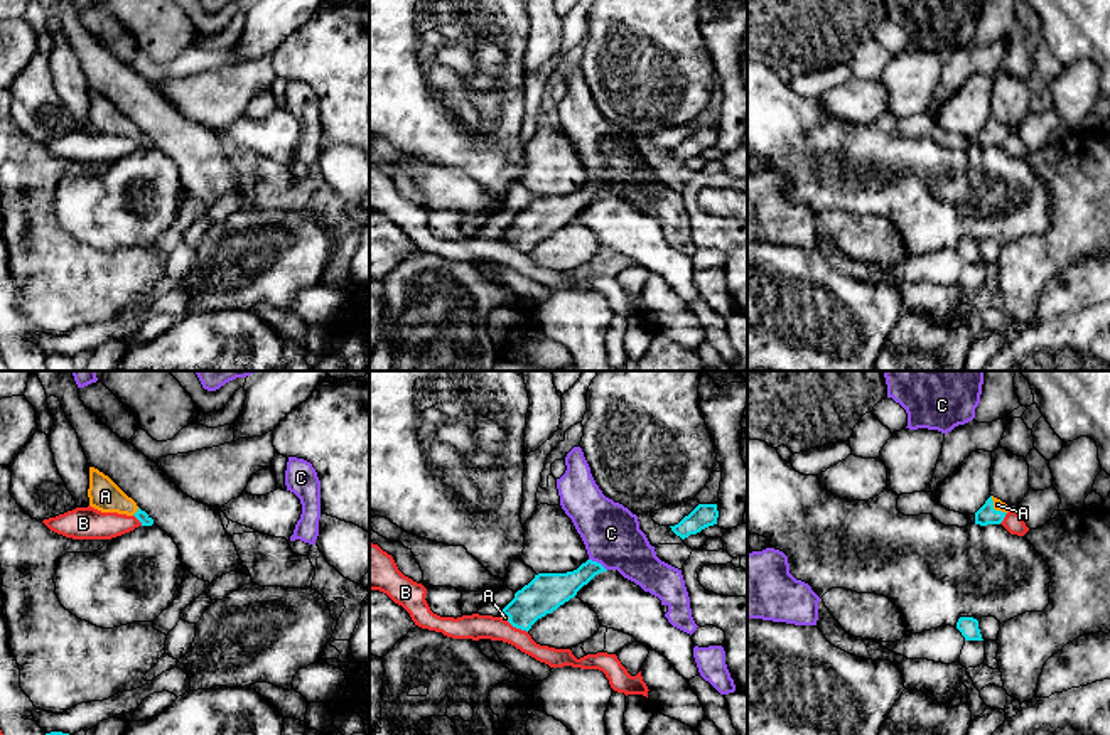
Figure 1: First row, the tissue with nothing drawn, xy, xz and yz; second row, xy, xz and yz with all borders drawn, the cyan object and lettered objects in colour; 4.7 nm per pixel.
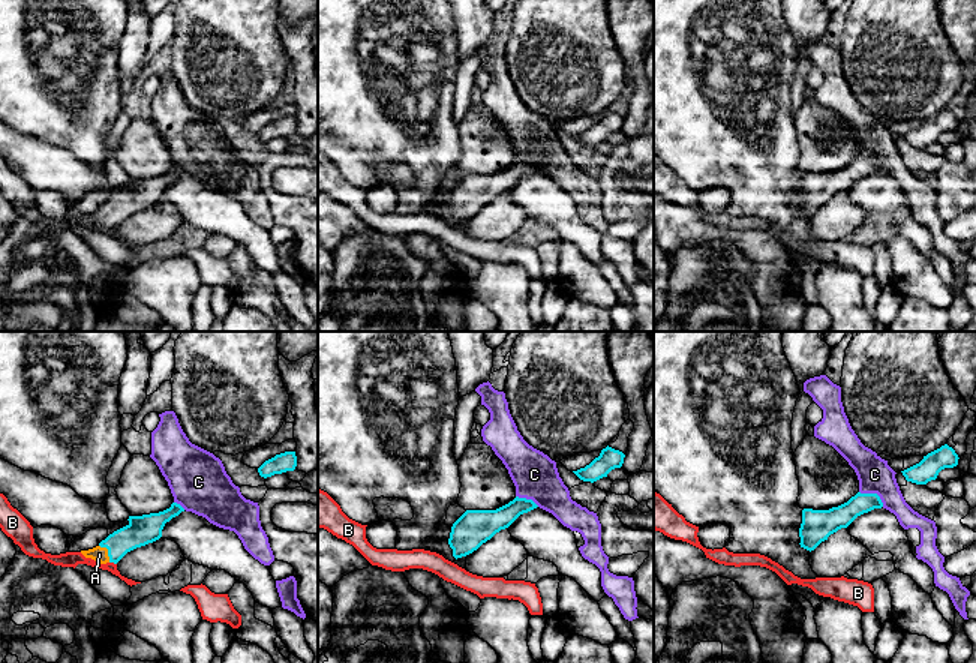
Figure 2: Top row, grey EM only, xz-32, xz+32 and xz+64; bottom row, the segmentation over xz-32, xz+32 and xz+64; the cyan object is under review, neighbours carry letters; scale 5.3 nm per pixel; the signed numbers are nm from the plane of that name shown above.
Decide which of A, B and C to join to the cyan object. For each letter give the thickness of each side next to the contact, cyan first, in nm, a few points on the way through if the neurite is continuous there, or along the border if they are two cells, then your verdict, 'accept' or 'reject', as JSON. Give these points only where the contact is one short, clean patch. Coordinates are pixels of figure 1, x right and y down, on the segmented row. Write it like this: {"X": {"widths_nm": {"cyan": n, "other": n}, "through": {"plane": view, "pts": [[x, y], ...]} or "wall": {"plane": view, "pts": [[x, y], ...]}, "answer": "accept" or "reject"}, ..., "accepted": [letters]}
{"A": {"widths_nm": {"cyan": 90, "other": 50}, "through": {"plane": "yz", "pts": [[986, 515], [992, 508], [997, 504]]}, "answer": "accept"}, "B": {"widths_nm": {"cyan": 180, "other": 120}, "wall": {"plane": "xz", "pts": [[506, 621], [527, 633]]}, "answer": "reject"}, "C": {"widths_nm": {"cyan": 160, "other": 280}, "answer": "reject"}, "accepted": ["A"]}

